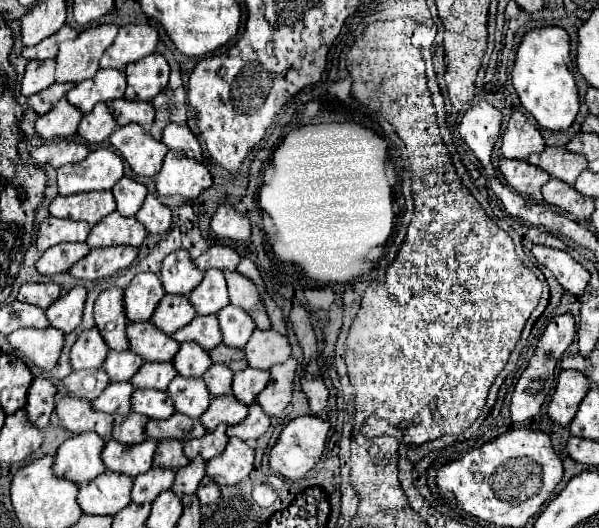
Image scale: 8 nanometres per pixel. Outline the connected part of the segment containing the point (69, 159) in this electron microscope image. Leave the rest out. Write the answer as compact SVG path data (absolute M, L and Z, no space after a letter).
M62 140L62 142L48 142L38 148L32 148L30 158L34 164L44 166L50 164L54 168L60 168L64 164L74 164L80 162L88 154L88 146L82 142L72 142L72 140Z

